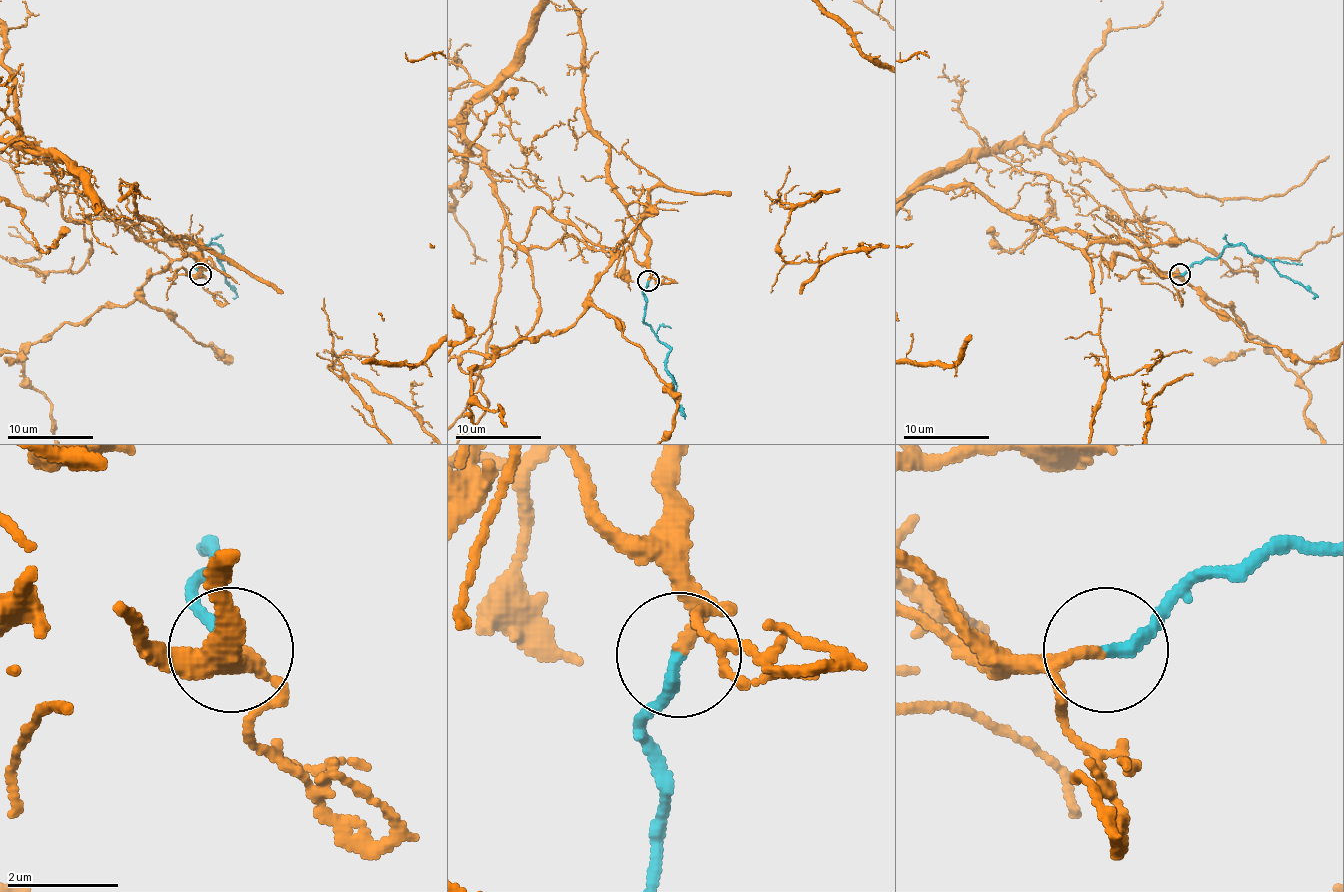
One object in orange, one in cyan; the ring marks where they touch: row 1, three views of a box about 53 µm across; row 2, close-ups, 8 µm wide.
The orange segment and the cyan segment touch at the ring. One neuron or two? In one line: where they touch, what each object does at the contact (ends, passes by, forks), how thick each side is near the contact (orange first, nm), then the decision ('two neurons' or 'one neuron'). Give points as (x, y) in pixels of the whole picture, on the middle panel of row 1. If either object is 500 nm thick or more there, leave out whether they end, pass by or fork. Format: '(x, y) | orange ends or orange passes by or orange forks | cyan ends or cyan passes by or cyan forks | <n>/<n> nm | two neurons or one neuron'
(648, 280) | orange passes by | cyan ends | 170/240 nm | one neuron

